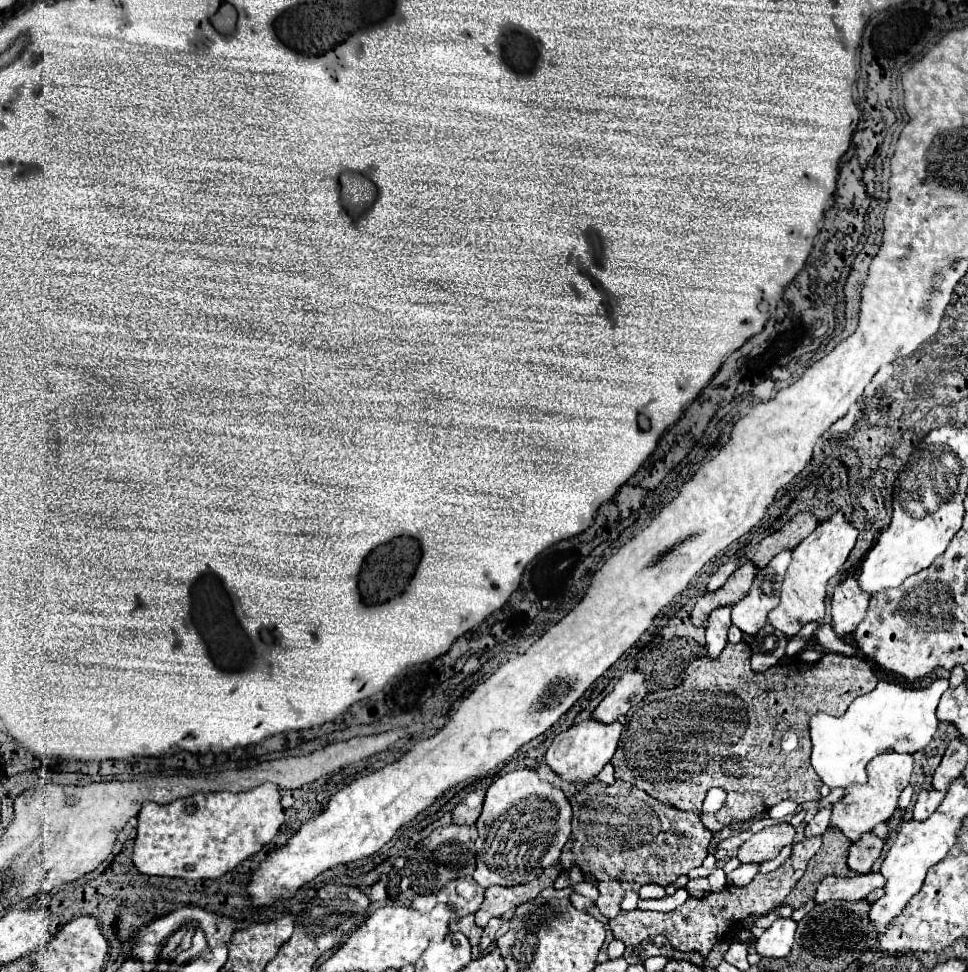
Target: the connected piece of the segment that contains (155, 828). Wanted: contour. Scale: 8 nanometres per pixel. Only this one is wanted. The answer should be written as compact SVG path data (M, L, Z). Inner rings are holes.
M265 782L247 792L213 792L213 794L193 794L187 798L179 798L171 804L143 804L137 816L137 838L133 850L133 864L141 874L147 876L171 876L185 880L207 880L219 878L225 872L233 870L239 862L257 854L271 838L279 832L285 814L281 808L279 788L271 782Z

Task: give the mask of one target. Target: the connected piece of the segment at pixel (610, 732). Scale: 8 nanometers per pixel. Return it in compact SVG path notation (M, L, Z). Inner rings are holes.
M593 718L585 720L579 726L573 726L565 732L561 732L559 736L555 736L551 748L545 754L545 762L547 766L557 772L557 776L561 776L565 782L571 784L587 784L591 782L601 770L603 766L613 758L615 750L617 750L617 742L621 736L621 724L613 722L613 724L601 724Z

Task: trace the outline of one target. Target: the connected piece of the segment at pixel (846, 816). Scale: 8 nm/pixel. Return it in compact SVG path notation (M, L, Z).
M879 754L873 758L867 766L867 784L853 784L845 788L845 796L833 804L833 816L831 816L831 826L841 830L851 842L857 842L861 834L871 832L879 822L885 822L893 816L897 808L899 794L903 788L909 784L913 770L913 754Z

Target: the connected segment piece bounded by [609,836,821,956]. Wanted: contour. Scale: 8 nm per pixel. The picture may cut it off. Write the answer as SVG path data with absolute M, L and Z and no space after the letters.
M819 836L805 838L797 844L793 844L791 856L777 870L773 870L769 874L757 874L743 888L731 886L731 890L723 890L723 892L717 892L717 894L707 894L703 898L687 898L687 902L681 904L679 908L675 908L673 912L645 912L645 910L623 912L621 910L613 920L609 920L611 932L617 940L625 942L625 946L635 946L635 944L641 942L641 938L663 934L675 950L699 952L701 956L707 956L711 952L711 948L721 940L721 936L727 932L727 928L733 922L743 920L747 916L763 916L763 914L775 910L777 906L781 906L785 896L791 892L791 888L803 876L809 858L815 856L819 846L821 846Z

